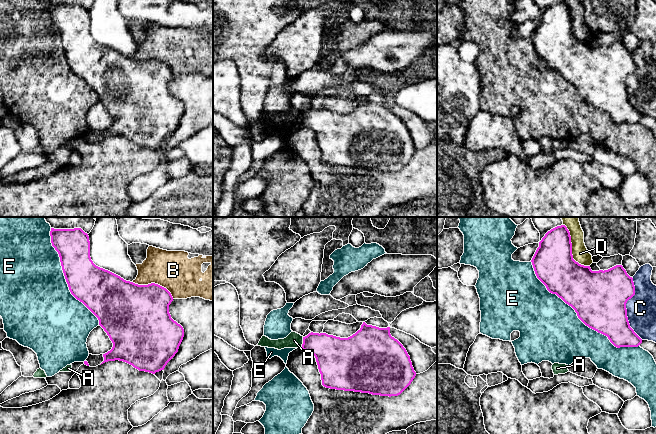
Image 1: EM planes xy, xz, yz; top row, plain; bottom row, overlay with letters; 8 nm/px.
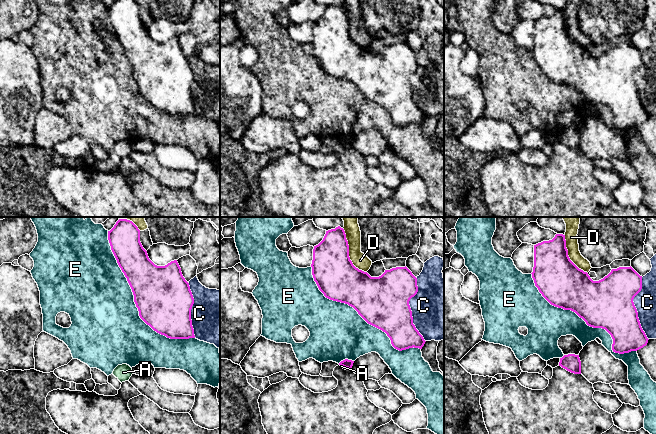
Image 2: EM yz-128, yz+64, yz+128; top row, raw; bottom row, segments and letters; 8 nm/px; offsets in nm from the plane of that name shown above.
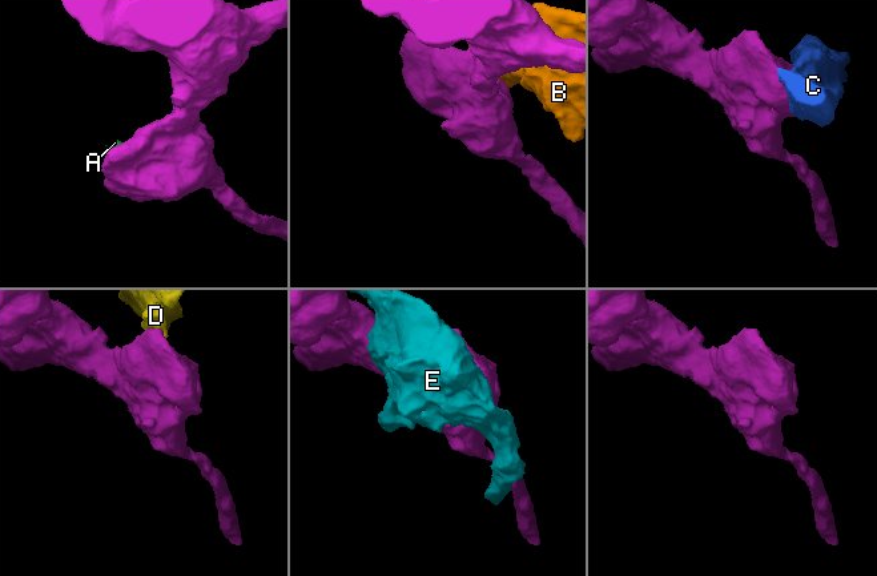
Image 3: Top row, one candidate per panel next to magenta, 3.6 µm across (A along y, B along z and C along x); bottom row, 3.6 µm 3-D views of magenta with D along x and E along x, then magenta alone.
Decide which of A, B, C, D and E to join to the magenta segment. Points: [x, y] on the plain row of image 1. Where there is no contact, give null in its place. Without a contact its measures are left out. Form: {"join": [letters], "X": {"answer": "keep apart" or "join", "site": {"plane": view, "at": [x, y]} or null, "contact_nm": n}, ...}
{"join": [], "A": {"answer": "keep apart", "site": {"plane": "xz", "at": [303, 118]}, "contact_nm": 90}, "B": {"answer": "keep apart", "site": {"plane": "xy", "at": [154, 59]}, "contact_nm": 360}, "C": {"answer": "keep apart", "site": {"plane": "yz", "at": [625, 84]}, "contact_nm": 500}, "D": {"answer": "keep apart", "site": {"plane": "yz", "at": [571, 25]}, "contact_nm": 400}, "E": {"answer": "keep apart", "site": {"plane": "yz", "at": [578, 93]}, "contact_nm": 1100}}

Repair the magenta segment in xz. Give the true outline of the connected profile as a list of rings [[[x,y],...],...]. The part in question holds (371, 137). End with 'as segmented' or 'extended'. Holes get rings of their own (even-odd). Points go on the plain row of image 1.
[[[363,98],[361,104],[348,114],[311,108],[303,113],[302,125],[315,132],[322,161],[330,165],[398,172],[416,152],[410,132],[391,112],[390,103],[379,104]]] | as segmented

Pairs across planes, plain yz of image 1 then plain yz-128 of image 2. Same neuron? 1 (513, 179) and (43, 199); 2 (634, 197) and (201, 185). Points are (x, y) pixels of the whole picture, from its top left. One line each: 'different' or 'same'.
1: different
2: same

